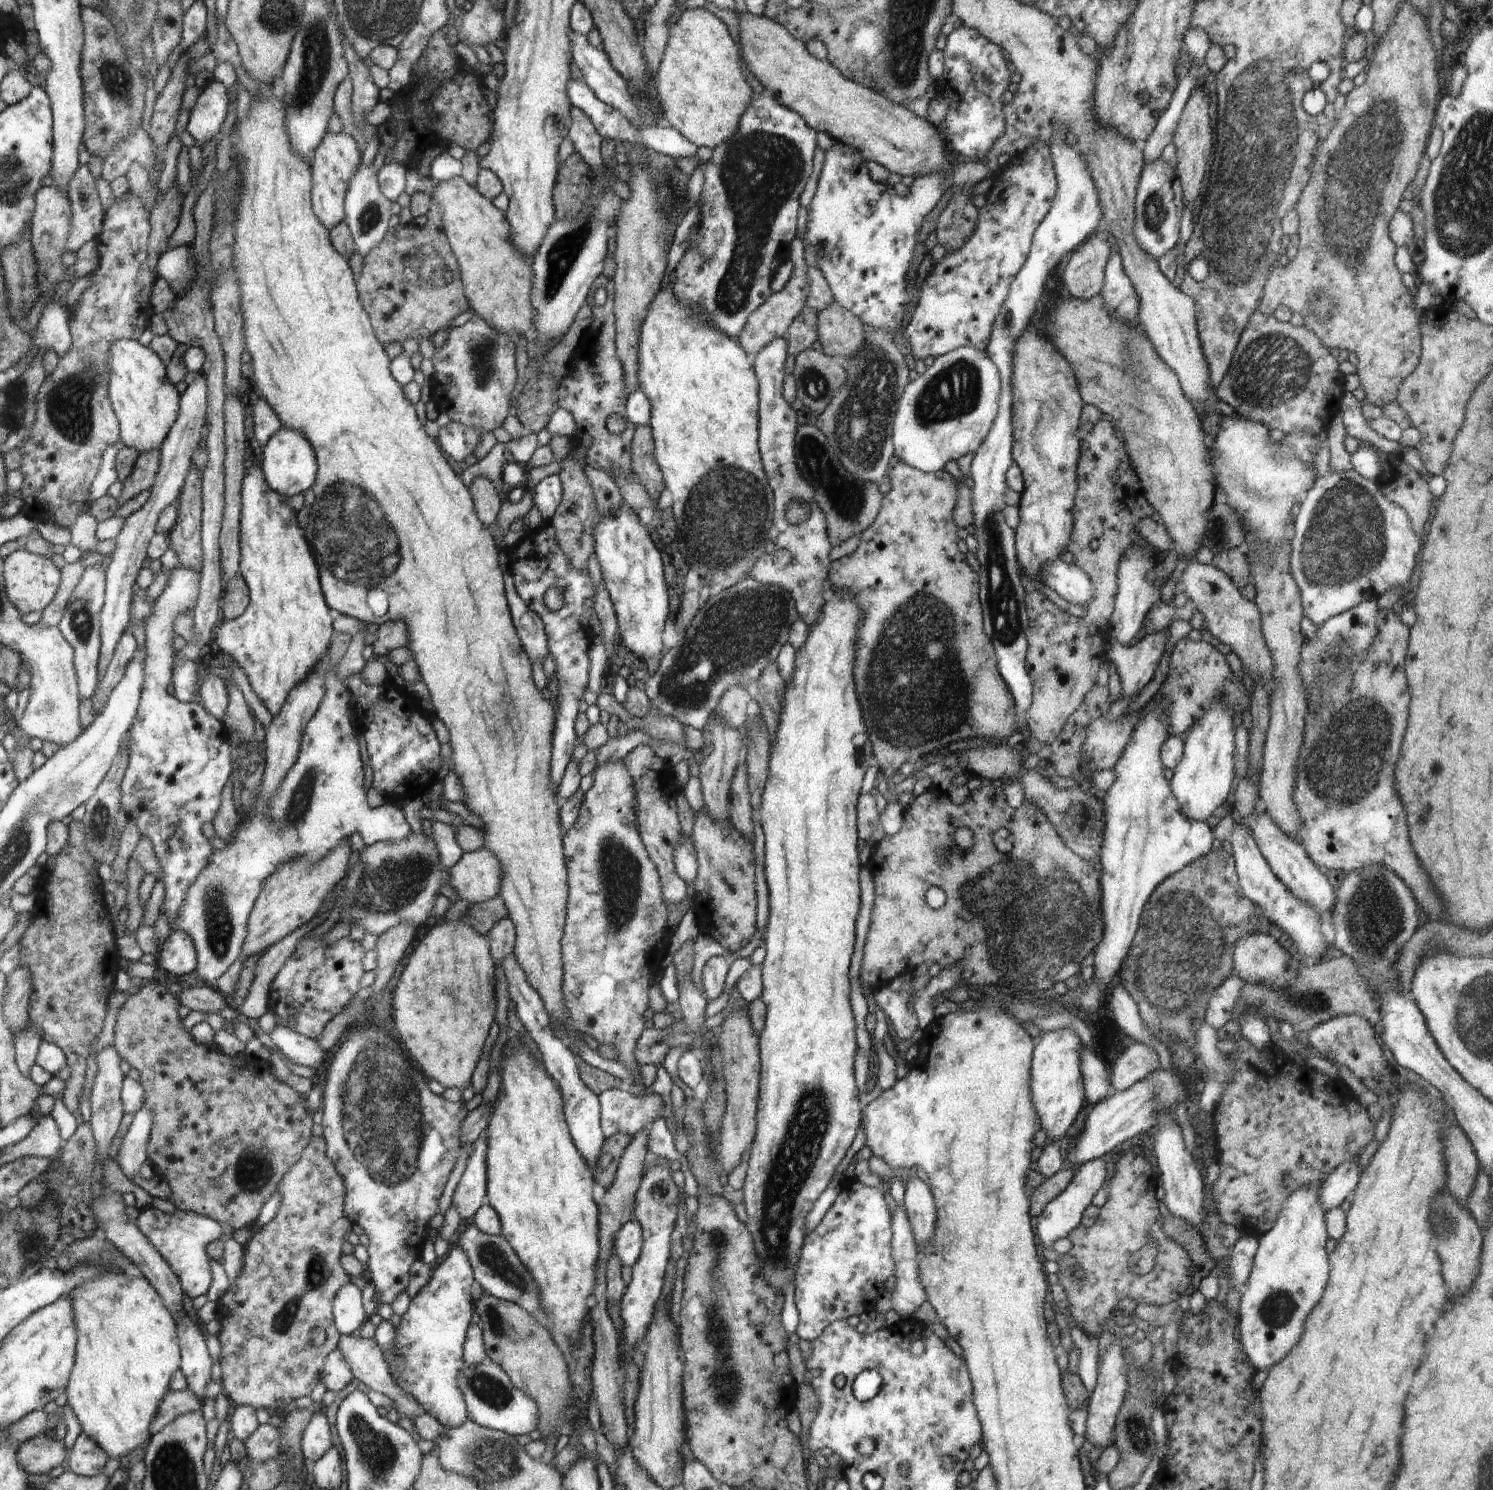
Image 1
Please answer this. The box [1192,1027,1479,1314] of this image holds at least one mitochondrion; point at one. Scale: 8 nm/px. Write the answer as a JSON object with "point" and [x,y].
{"point":[1447,1224]}

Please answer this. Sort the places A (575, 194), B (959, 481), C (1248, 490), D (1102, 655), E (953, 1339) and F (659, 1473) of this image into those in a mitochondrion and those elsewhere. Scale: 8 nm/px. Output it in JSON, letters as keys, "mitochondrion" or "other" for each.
{"A":"mitochondrion","B":"other","C":"mitochondrion","D":"other","E":"other","F":"other"}

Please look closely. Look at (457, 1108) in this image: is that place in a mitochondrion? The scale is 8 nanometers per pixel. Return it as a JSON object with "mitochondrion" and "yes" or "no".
{"mitochondrion":"no"}

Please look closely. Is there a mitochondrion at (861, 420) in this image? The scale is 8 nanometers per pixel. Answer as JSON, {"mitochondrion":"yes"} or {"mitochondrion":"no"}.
{"mitochondrion":"yes"}

